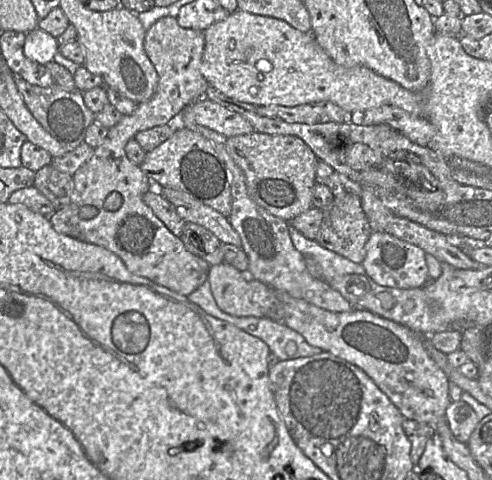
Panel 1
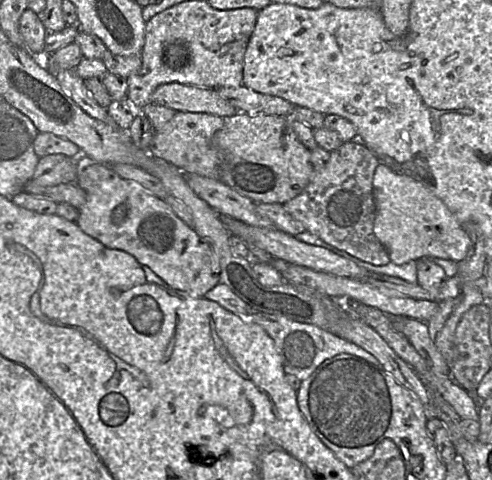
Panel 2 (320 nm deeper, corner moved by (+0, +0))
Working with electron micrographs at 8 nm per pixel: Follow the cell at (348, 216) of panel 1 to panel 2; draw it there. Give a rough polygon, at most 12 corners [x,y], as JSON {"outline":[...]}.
{"outline":[[360,140],[330,152],[283,207],[370,264],[379,158]]}

